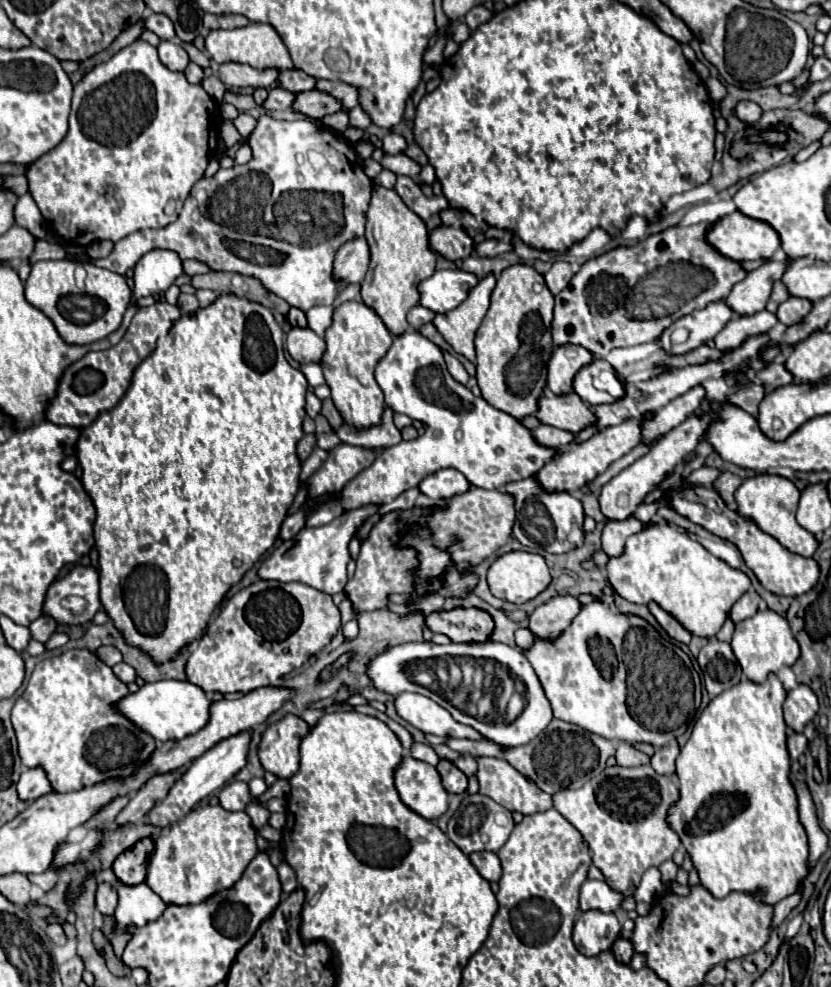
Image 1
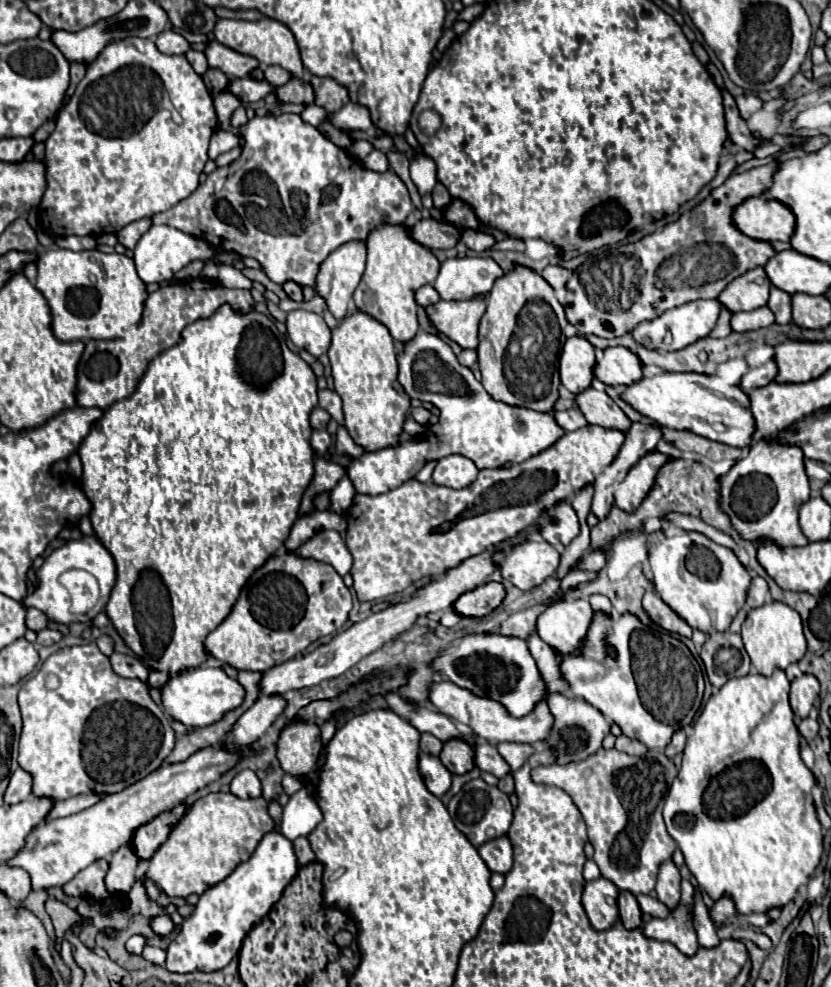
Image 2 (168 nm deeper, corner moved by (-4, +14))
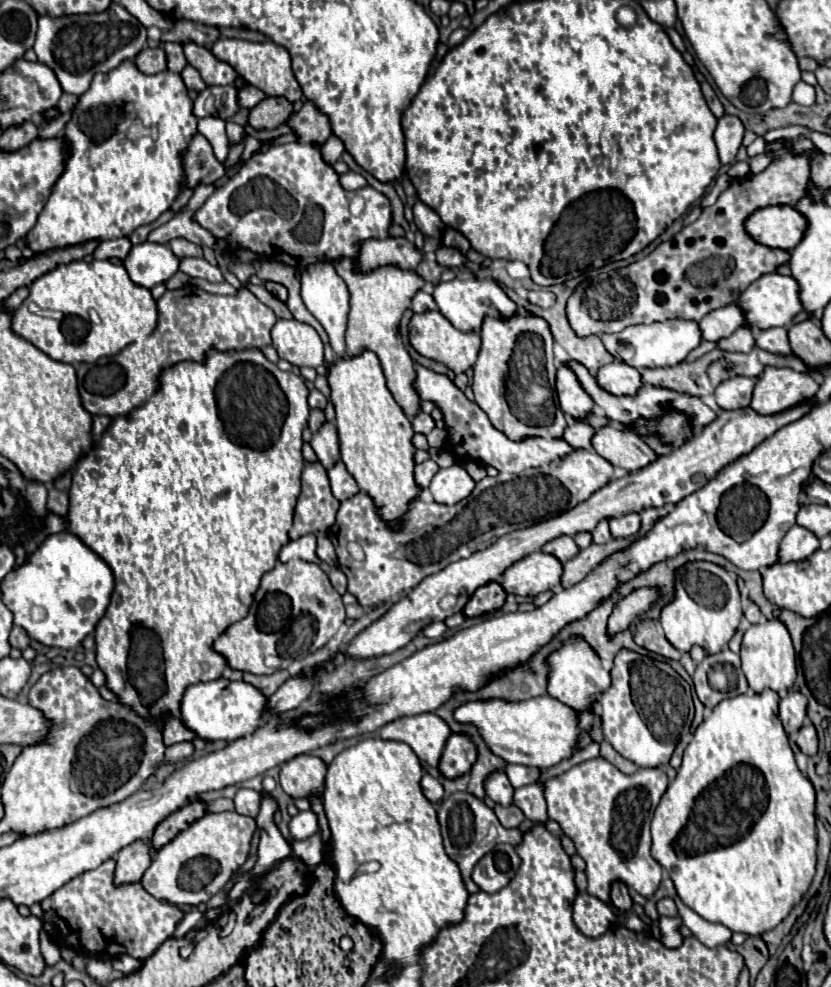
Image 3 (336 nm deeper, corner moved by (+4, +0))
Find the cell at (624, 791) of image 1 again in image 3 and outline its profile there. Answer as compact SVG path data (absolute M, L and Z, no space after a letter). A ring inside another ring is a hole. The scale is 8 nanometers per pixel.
M592 758L572 766L568 772L554 776L544 786L544 798L548 802L548 816L560 824L564 836L572 838L578 854L586 862L588 894L610 904L610 888L616 880L626 884L630 890L650 898L662 880L662 868L650 854L650 822L662 794L668 788L668 776L660 768L638 768L634 774L624 774L604 758Z

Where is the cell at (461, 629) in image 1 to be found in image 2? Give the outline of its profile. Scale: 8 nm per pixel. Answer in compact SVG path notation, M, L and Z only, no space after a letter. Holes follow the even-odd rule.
M486 582L478 586L476 590L462 594L454 602L454 610L462 616L488 616L492 610L496 610L506 596L506 588L502 582Z

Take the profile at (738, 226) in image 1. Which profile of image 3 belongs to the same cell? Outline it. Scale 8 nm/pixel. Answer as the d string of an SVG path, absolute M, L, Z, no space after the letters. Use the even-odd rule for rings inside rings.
M766 206L752 212L744 228L758 244L788 252L802 240L806 220L792 206Z

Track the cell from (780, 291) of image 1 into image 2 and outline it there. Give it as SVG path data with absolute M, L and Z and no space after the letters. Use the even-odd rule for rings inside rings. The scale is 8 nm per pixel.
M772 288L770 290L770 300L768 300L768 308L774 312L776 316L776 324L790 324L792 322L792 306L790 306L790 296L784 294L782 290Z

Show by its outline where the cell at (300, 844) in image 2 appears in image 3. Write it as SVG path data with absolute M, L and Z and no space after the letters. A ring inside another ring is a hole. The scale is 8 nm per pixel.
M314 834L314 836L308 838L308 840L294 842L294 844L292 844L292 854L294 854L294 858L298 858L306 868L310 868L310 870L316 868L316 866L322 862L322 858L324 858L320 834Z

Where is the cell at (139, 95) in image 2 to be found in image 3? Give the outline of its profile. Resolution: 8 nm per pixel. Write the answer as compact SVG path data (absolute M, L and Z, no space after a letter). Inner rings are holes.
M124 60L112 72L98 72L90 88L72 108L72 116L62 134L66 142L64 150L68 150L64 172L52 186L36 226L26 236L28 246L34 252L46 252L90 240L116 240L130 236L138 226L158 220L184 190L186 172L182 162L196 132L198 120L192 116L192 100L178 72L144 74L132 60Z

